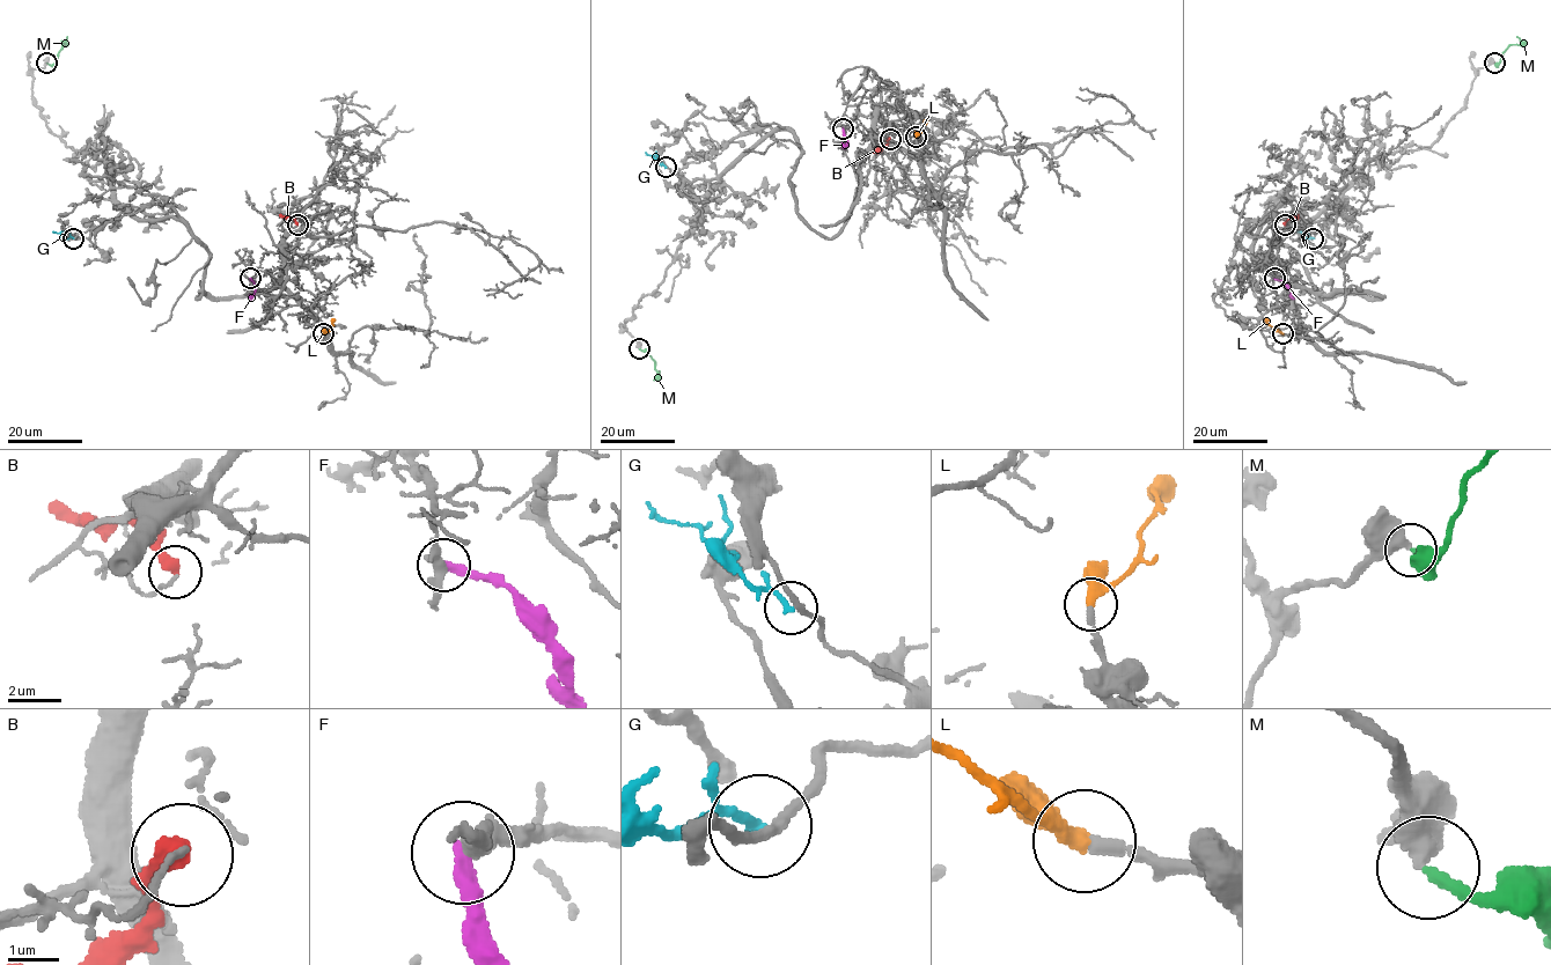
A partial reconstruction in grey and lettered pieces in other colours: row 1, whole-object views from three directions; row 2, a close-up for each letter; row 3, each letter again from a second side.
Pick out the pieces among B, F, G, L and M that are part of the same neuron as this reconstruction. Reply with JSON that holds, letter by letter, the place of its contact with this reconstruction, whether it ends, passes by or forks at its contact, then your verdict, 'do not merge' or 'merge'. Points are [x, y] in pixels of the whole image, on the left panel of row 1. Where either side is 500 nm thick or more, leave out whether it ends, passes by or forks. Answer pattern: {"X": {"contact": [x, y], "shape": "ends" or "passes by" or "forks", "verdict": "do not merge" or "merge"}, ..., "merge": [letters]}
{"B": {"contact": [298, 225], "shape": "ends", "verdict": "do not merge"}, "F": {"contact": [250, 278], "shape": "ends", "verdict": "do not merge"}, "G": {"contact": [73, 238], "shape": "ends", "verdict": "do not merge"}, "L": {"contact": [323, 333], "shape": "passes by", "verdict": "merge"}, "M": {"contact": [46, 63], "shape": "ends", "verdict": "do not merge"}, "merge": ["L"]}

